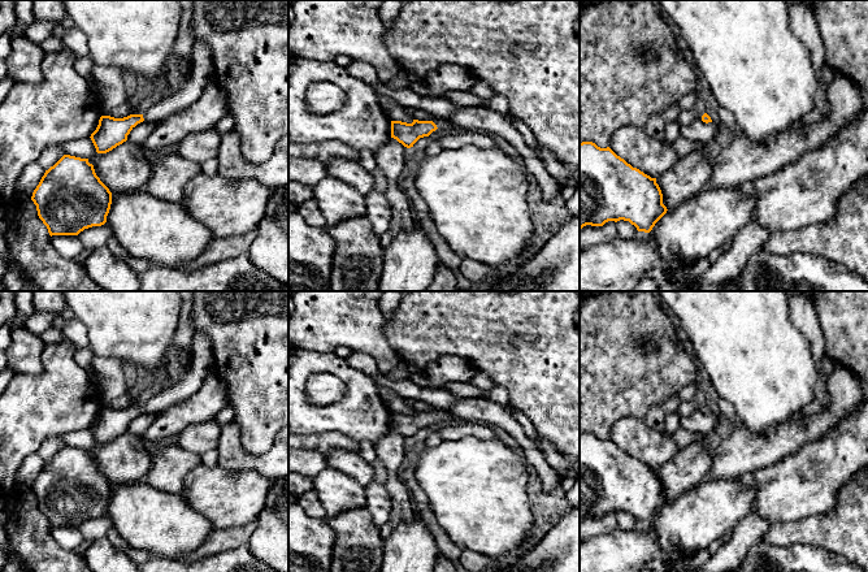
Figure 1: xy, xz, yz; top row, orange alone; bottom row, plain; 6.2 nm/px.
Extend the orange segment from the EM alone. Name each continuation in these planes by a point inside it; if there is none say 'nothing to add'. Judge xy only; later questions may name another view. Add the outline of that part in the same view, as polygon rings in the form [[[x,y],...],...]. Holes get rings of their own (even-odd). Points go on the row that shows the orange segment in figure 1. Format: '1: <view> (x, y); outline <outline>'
1: xy (202, 73); outline [[[195,42],[192,47],[191,78],[175,94],[159,101],[159,105],[143,113],[144,120],[160,121],[179,112],[200,99],[207,86],[214,82],[211,47],[205,42]]]

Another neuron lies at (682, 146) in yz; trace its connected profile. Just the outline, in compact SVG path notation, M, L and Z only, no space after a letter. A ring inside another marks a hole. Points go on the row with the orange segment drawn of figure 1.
M683 136L677 138L673 143L673 148L678 153L678 157L683 157L693 151L700 150L703 147L704 144L689 140Z

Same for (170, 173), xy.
M177 152L161 156L152 164L152 176L146 191L156 199L182 203L186 185L198 177L200 172L200 164L188 161Z

